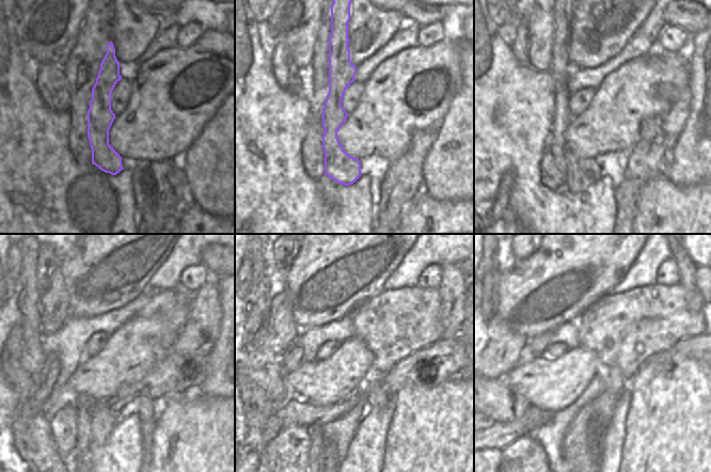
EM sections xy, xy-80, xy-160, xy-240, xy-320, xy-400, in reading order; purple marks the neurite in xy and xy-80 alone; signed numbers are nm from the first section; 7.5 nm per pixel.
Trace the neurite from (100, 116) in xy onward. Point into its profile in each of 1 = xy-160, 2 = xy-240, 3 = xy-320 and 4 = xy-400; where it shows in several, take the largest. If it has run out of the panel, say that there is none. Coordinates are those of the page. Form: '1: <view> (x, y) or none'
1: xy-160 (582, 172)
2: xy-240 (104, 420)
3: xy-320 (330, 451)
4: none

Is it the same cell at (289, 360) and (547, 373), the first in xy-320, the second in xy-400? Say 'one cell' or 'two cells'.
two cells

